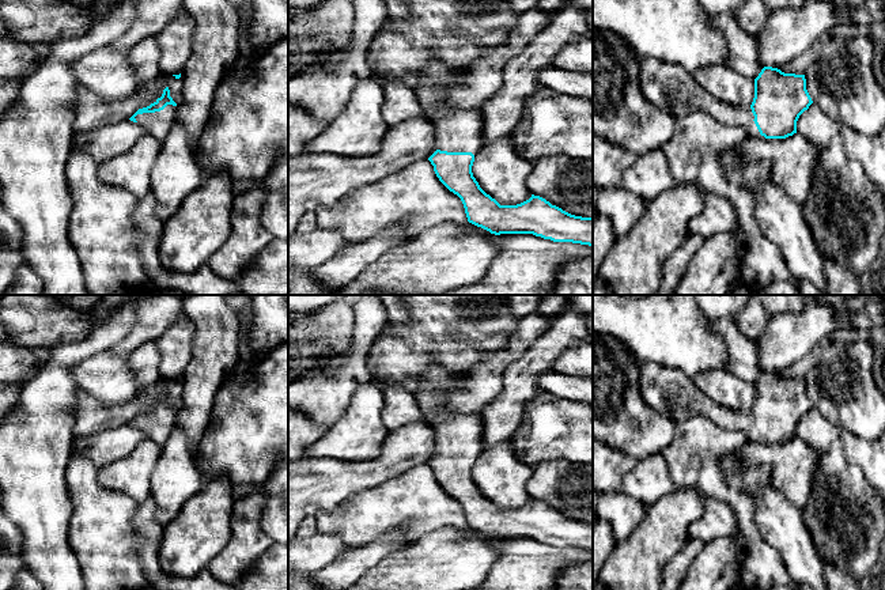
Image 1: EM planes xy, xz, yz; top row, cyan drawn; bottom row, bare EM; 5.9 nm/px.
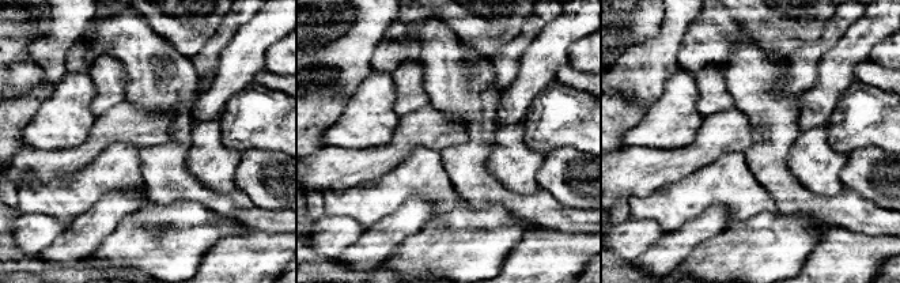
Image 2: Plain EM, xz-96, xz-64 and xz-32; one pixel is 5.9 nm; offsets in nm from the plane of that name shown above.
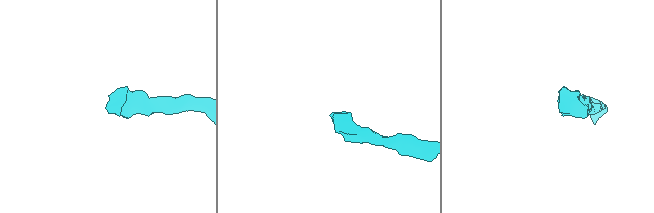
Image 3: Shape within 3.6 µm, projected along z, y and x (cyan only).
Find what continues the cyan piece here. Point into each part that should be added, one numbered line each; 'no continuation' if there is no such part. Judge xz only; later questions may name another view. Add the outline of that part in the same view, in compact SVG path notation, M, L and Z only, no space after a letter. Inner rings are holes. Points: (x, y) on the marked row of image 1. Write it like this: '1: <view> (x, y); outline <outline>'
1: xz (457, 129); outline M431 58L420 76L415 94L424 116L432 120L436 150L472 152L483 148L483 116L477 109L445 109L449 88L461 82L464 69L450 69L443 60Z

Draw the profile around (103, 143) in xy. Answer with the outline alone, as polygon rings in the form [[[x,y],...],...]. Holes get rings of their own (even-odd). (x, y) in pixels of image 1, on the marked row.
[[[126,120],[90,132],[76,132],[72,150],[84,148],[97,166],[101,166],[110,158],[131,150],[145,135],[148,135],[145,126]]]

